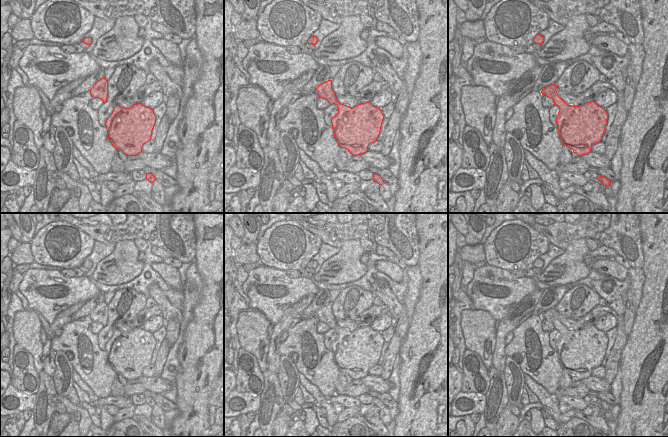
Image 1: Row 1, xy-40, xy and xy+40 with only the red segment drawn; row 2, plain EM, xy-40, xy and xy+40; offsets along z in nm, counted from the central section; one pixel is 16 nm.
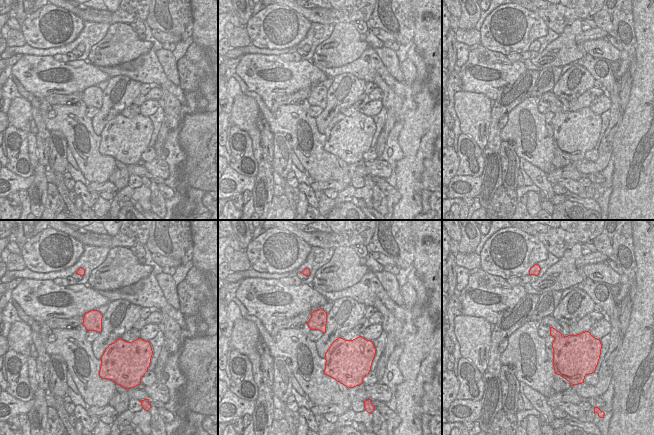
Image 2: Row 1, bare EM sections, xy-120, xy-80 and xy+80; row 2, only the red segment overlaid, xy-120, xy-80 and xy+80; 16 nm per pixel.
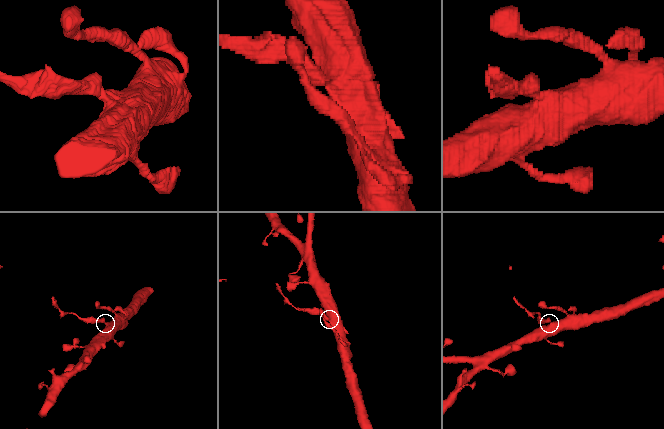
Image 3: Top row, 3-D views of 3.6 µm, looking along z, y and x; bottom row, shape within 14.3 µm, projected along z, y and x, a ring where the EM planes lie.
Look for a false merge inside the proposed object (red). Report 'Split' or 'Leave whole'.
Split.

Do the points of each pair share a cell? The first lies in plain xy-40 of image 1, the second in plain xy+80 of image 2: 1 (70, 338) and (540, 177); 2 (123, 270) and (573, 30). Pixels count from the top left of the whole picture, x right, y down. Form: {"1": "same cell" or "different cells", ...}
{"1": "different cells", "2": "same cell"}

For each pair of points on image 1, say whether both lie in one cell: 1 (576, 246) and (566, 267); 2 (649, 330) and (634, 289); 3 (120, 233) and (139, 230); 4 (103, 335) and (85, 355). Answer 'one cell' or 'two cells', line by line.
1: one cell
2: two cells
3: two cells
4: two cells

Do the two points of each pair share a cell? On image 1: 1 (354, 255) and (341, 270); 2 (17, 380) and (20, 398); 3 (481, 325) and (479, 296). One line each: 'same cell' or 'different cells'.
1: same cell
2: different cells
3: different cells

